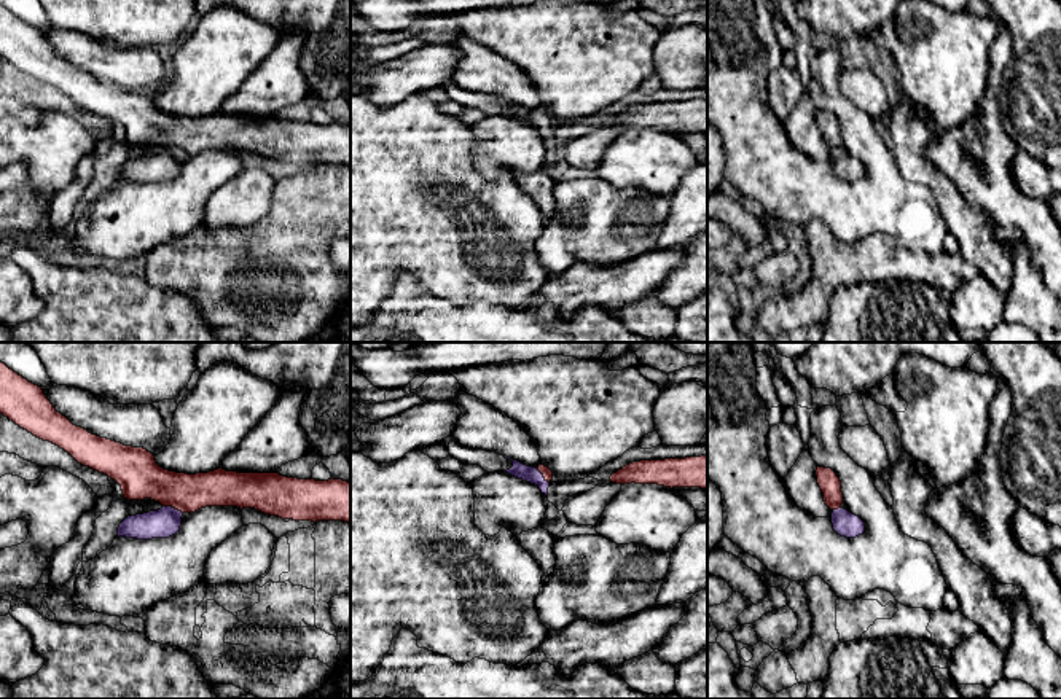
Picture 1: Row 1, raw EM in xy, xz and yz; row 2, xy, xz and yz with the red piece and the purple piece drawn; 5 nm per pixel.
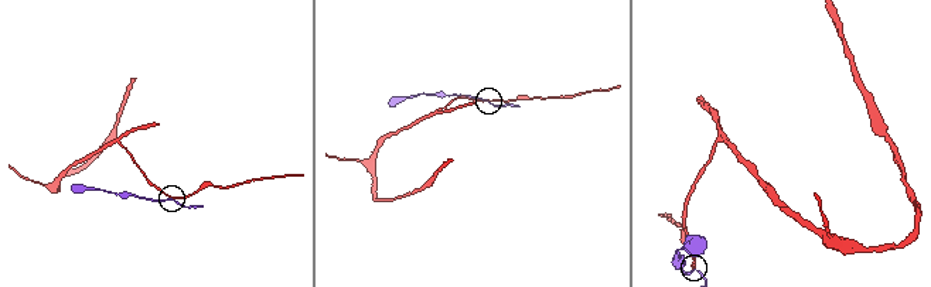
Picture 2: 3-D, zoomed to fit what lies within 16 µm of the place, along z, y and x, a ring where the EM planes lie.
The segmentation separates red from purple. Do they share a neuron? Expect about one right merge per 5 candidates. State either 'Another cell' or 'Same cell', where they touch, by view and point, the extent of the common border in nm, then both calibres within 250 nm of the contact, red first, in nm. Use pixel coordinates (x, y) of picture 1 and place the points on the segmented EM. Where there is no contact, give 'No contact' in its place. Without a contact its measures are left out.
Another cell. Touches red at xy (172, 507). Shared border 110 nm. Thickness 220 nm (red) against 150 nm

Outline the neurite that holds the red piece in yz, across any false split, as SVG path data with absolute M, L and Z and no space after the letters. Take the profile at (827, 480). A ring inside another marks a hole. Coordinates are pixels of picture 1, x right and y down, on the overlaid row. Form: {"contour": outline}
{"contour": "M817 467L817 484L824 494L824 502L830 510L841 508L843 492L841 481L832 468Z"}

